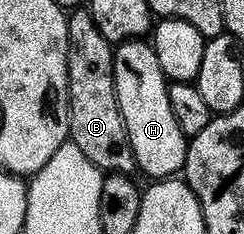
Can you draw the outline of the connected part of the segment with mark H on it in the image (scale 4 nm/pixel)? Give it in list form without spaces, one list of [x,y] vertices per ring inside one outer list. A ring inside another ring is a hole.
[[[147,40],[120,42],[114,47],[113,53],[115,95],[138,173],[148,174],[151,180],[178,175],[185,164],[189,138],[178,127],[177,118],[173,114],[169,82],[163,77],[154,45]]]

